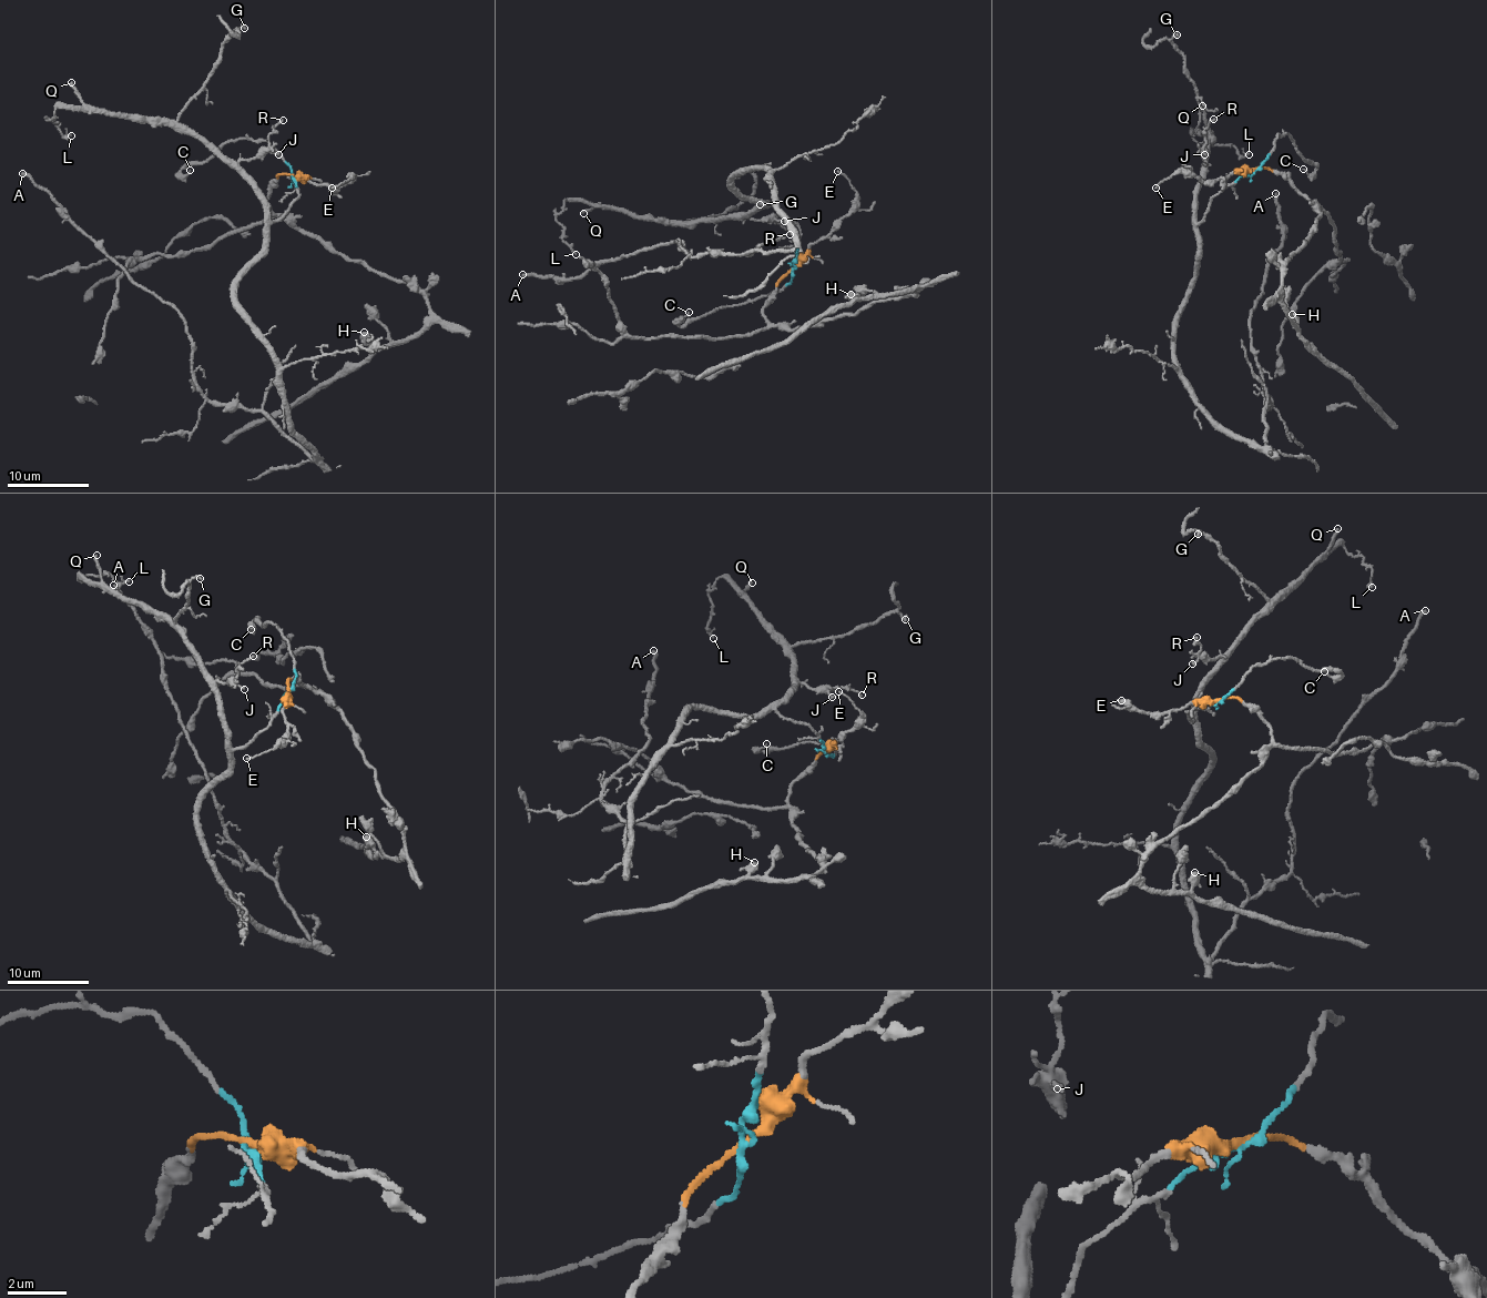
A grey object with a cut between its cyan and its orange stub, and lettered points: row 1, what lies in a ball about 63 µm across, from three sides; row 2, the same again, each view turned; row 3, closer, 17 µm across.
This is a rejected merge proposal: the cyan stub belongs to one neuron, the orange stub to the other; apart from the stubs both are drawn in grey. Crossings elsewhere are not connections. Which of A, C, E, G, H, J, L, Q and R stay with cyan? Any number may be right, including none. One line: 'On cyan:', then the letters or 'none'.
On cyan: A, C, G, J, L, Q, R

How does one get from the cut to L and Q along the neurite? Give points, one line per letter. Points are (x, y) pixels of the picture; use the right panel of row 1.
L: (1254, 170), (1216, 193), (1197, 222), (1209, 140), (1191, 134), (1249, 153)
Q: (1254, 170), (1216, 193), (1204, 217), (1197, 222), (1210, 137), (1199, 131), (1202, 104)

